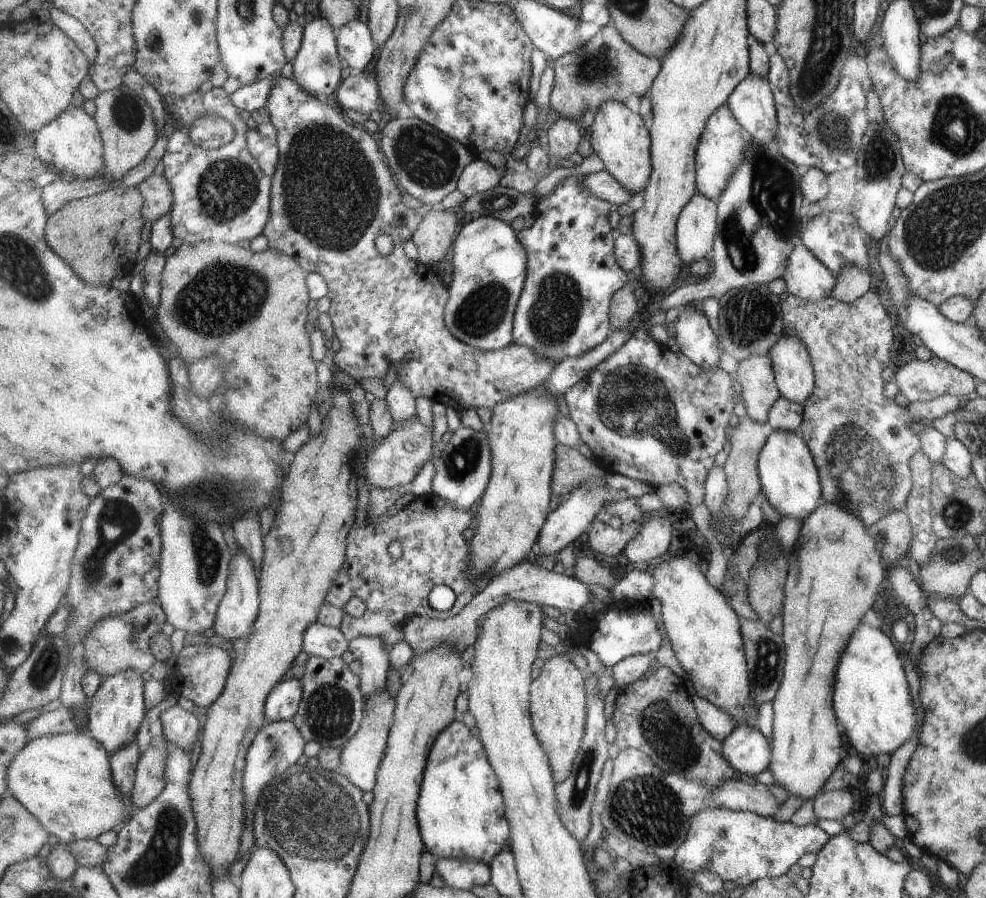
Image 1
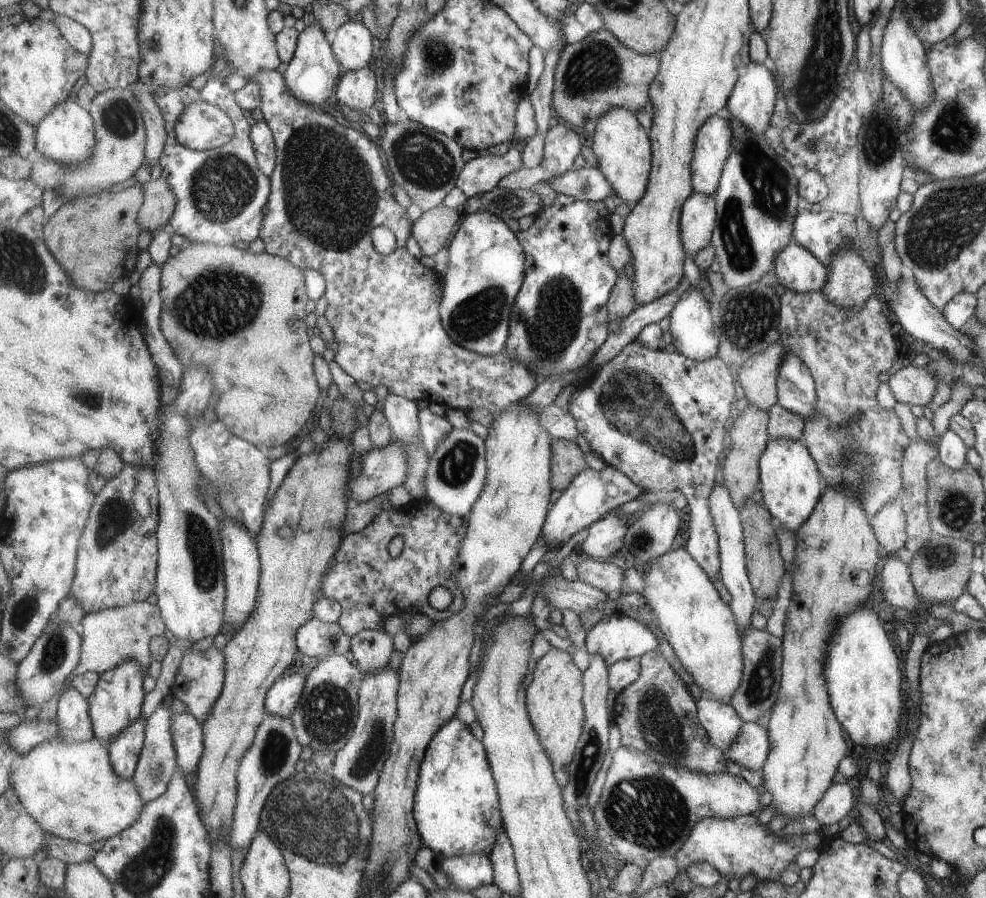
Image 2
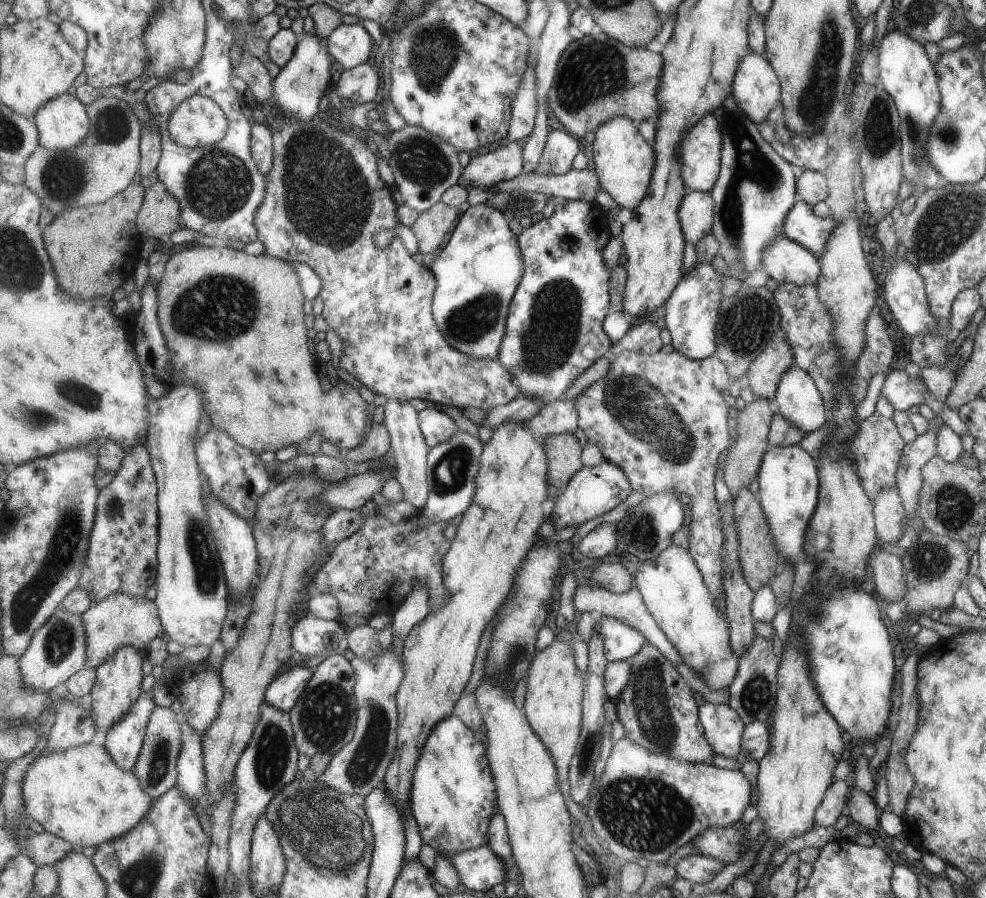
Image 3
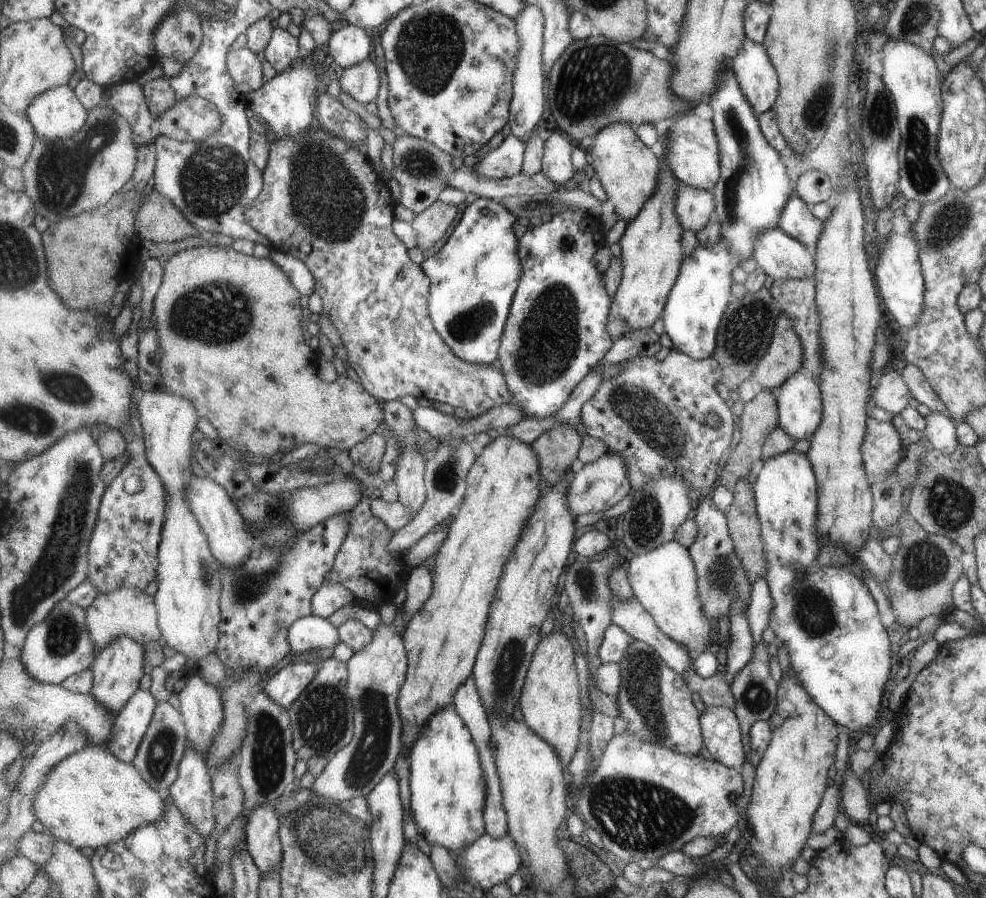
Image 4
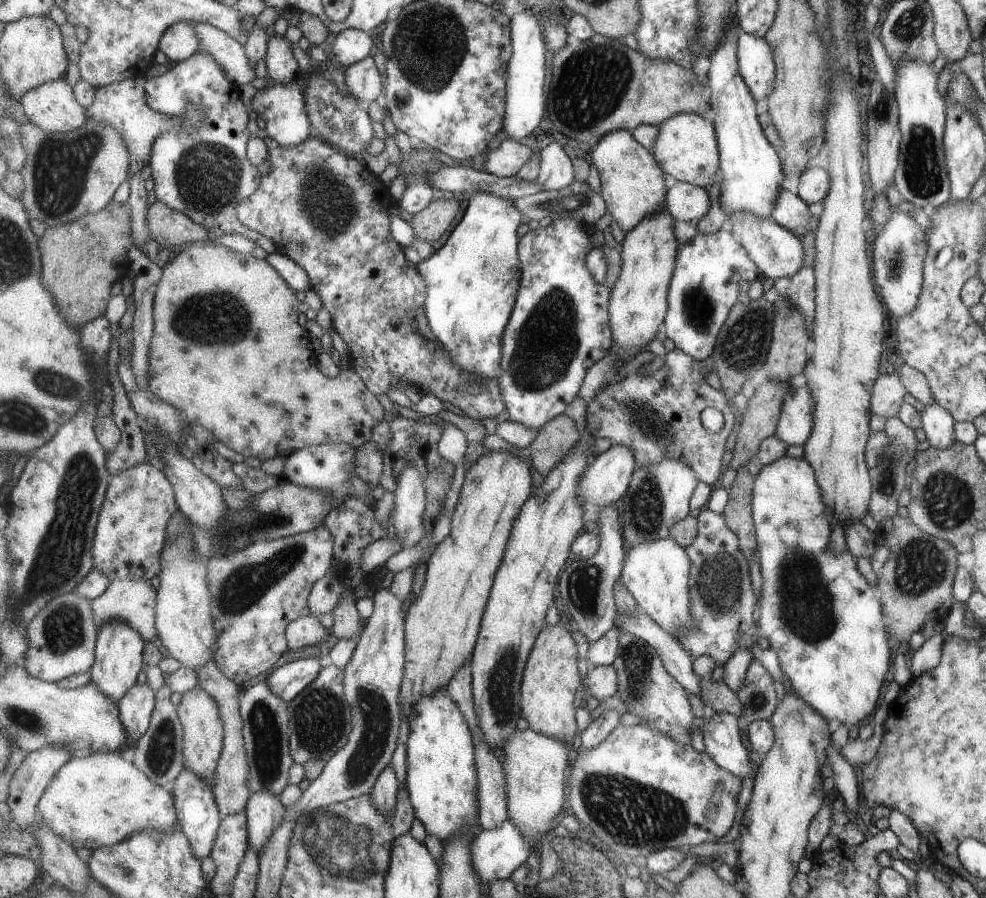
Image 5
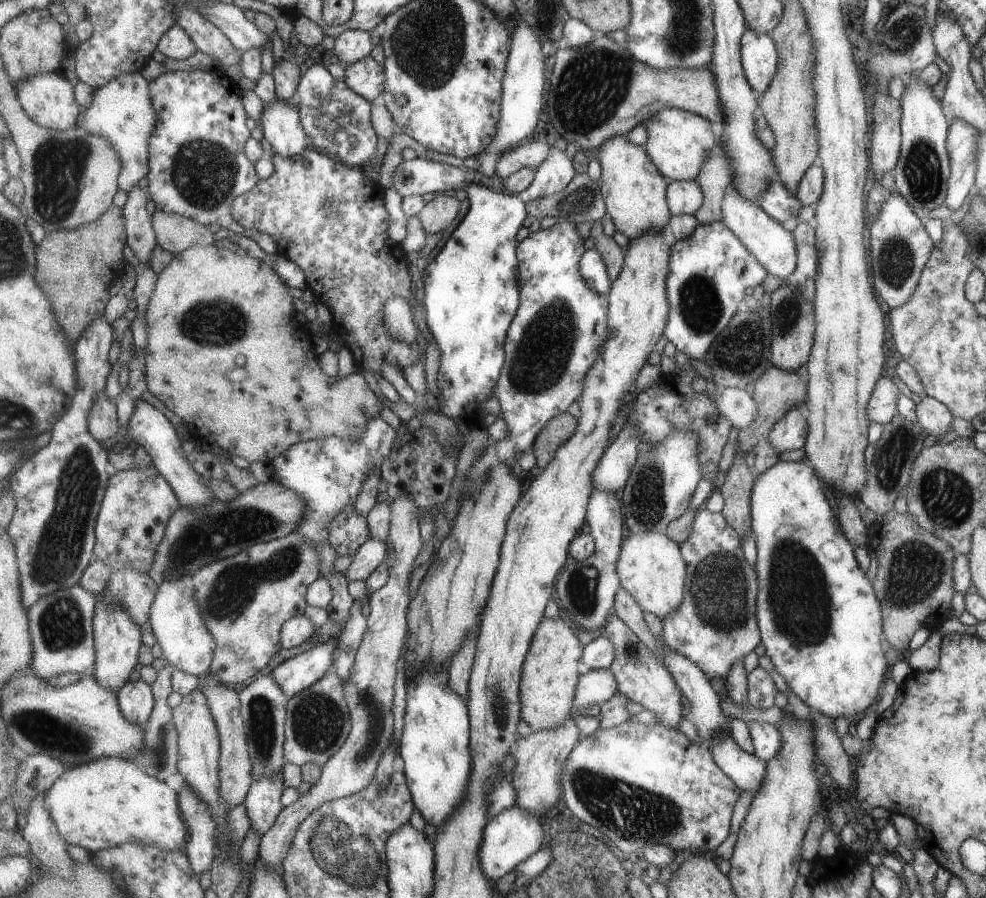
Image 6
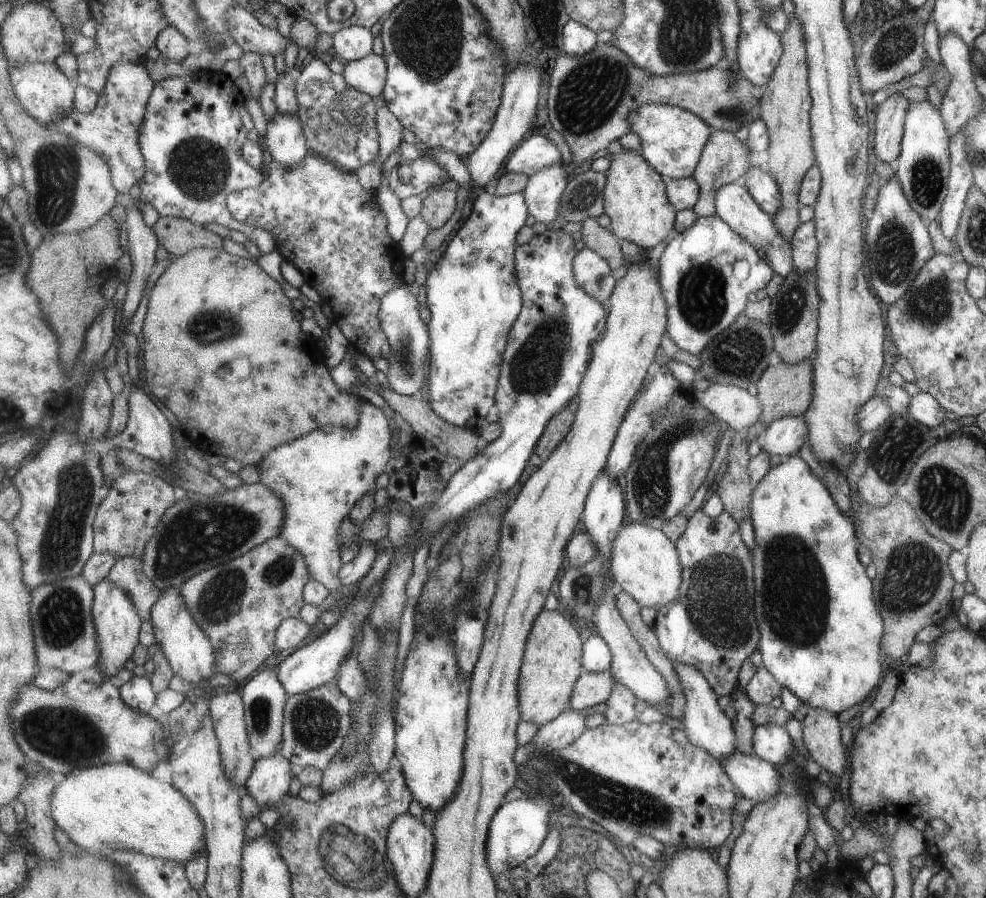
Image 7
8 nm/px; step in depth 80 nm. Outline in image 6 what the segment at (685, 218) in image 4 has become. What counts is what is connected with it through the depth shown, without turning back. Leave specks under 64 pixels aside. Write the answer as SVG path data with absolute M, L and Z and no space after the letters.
M671 181L668 185L669 208L675 216L696 216L704 200L703 189L697 181Z

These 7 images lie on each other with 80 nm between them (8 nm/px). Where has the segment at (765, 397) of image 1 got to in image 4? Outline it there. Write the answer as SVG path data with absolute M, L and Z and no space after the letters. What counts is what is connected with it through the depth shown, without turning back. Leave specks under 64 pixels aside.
M781 315L773 328L772 343L764 359L752 376L766 391L780 386L789 375L795 374L803 364L801 340L796 335L791 318Z

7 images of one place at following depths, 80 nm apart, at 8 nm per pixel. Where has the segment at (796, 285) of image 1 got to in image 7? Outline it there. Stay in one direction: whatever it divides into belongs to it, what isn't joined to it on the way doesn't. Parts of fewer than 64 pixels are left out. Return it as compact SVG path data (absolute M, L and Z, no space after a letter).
M735 182L725 185L716 196L716 214L728 222L741 236L745 237L758 251L764 252L764 259L775 274L785 278L795 268L792 260L791 241L786 241L774 227L772 217L753 198L745 182Z

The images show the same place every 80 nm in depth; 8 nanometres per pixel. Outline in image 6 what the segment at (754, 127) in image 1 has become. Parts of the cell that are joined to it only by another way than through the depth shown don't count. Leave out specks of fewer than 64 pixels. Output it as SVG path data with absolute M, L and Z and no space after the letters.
M748 28L742 38L742 63L747 80L754 90L763 94L777 70L778 52L774 40Z

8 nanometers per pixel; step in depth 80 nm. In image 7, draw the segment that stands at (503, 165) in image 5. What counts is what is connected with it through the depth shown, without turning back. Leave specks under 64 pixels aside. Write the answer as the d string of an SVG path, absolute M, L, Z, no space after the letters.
M541 134L531 135L514 149L506 161L505 173L523 173L531 176L551 163L561 161L561 150Z

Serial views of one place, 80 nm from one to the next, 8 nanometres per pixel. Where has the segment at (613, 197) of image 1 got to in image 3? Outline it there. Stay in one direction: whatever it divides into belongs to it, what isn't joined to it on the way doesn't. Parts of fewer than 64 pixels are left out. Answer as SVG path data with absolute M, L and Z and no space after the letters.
M571 169L564 175L540 175L524 173L508 181L501 181L495 188L487 189L490 195L501 191L543 193L547 196L563 197L569 200L595 202L599 190L604 189L595 170Z

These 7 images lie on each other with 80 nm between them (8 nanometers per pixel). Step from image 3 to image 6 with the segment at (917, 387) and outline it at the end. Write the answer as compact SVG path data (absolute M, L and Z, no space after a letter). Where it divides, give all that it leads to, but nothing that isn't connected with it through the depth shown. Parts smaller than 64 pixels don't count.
M881 377L872 392L872 398L868 400L868 419L884 425L896 413L896 398L899 394L891 378Z

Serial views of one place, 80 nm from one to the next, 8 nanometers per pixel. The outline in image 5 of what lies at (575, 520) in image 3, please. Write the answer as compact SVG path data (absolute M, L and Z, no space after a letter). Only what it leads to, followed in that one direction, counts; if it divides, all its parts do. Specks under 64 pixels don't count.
M612 445L607 451L593 458L593 462L585 469L578 484L578 495L584 501L586 509L621 504L629 490L633 473L636 471L636 458L631 447Z

